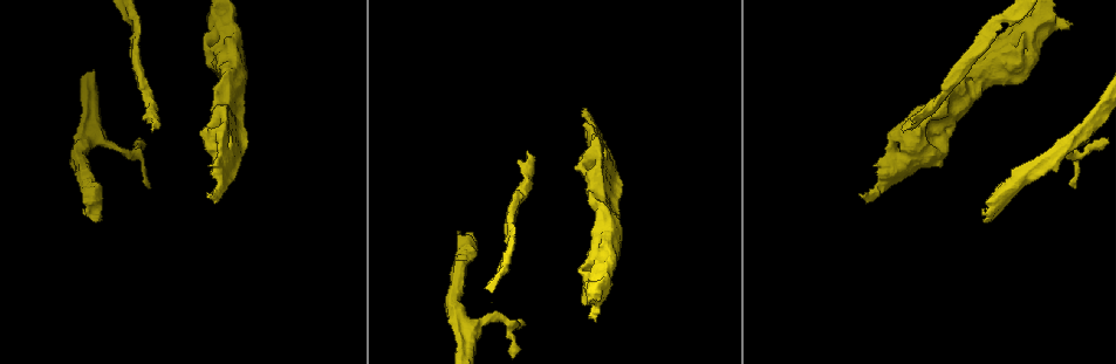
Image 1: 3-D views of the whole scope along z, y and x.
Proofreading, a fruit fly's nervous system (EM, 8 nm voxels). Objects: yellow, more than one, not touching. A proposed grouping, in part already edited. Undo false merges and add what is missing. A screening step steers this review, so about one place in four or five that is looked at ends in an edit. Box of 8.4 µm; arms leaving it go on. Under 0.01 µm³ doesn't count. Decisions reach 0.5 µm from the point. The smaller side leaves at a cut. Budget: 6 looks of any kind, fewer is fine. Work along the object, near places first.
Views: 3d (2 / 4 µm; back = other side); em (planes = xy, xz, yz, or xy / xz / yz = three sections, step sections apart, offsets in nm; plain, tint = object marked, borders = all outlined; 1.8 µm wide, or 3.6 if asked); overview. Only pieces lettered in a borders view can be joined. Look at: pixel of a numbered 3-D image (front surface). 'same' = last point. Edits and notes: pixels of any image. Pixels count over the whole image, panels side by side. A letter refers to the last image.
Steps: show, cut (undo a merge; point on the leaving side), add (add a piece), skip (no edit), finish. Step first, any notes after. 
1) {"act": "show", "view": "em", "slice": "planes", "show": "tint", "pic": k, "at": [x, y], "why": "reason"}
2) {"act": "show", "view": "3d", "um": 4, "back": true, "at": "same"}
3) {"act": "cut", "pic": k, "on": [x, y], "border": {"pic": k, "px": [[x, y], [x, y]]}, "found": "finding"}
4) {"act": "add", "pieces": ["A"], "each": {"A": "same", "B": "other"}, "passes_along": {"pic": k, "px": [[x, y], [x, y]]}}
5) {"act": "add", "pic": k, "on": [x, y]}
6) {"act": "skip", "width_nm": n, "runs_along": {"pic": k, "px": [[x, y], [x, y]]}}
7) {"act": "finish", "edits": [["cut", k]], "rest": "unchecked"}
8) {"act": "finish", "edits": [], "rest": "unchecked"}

{"act": "show", "view": "em", "slice": "xz", "step": 16, "show": "tint", "pic": 1, "at": [994, 203], "why": "sudden change in width"}

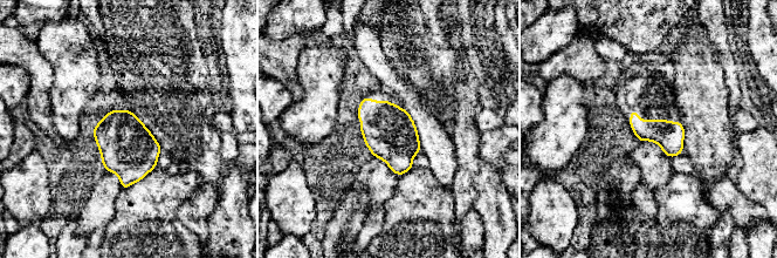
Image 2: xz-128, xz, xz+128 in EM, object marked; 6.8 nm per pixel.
{"act": "show", "view": "em", "slice": "planes", "show": "borders", "at": "same"}

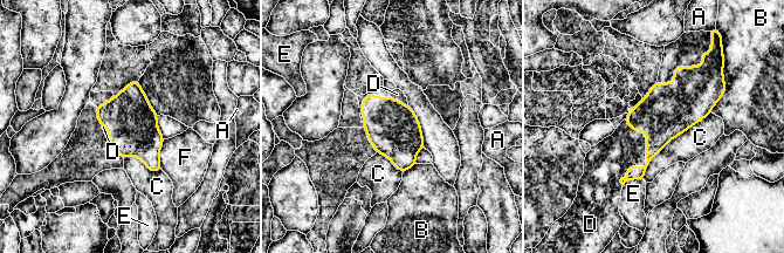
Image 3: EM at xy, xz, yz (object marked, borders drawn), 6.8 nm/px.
{"act": "add", "pieces": ["D"], "each": {"A": "other", "B": "other", "C": "other", "D": "same", "E": "other", "F": "other"}, "passes_along": {"pic": 3, "px": [[661, 121], [646, 154], [611, 158]]}, "found": "it goes on there"}

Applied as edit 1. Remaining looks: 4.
{"act": "show", "view": "3d", "um": 4, "pic": 1, "at": [1073, 23], "why": "stops while still wide"}

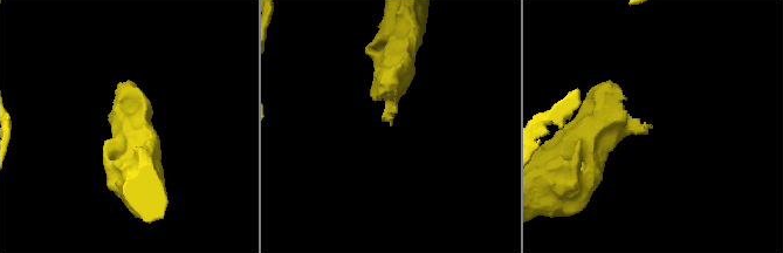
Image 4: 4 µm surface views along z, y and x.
{"act": "show", "view": "em", "slice": "xy", "step": 16, "show": "plain", "pic": 4, "at": [392, 124]}

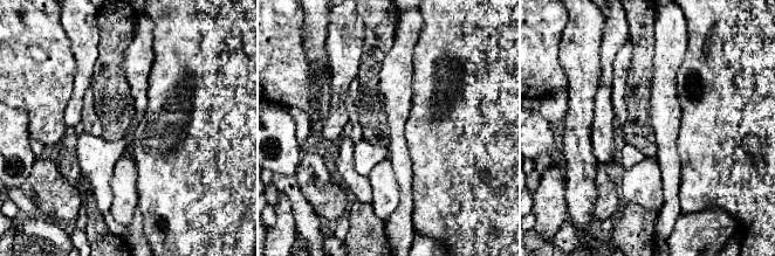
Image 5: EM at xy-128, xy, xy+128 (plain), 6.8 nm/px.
{"act": "show", "view": "em", "slice": "xy", "step": 16, "show": "borders", "at": "same"}

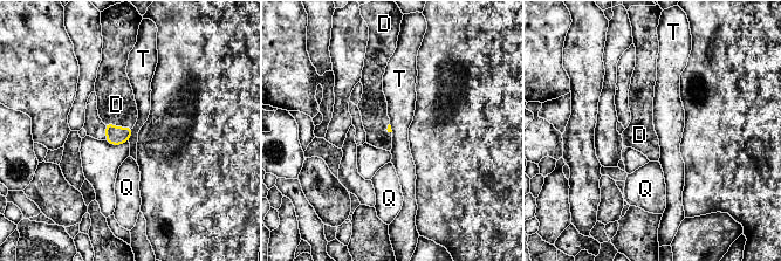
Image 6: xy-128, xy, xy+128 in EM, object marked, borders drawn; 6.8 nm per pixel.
{"act": "add", "pieces": ["D"], "each": {"D": "same", "Q": "other", "T": "other"}, "passes_along": {"pic": 6, "px": [[115, 136], [118, 128], [116, 104]]}, "found": "the neuron continues"}

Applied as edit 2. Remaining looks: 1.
{"act": "show", "view": "em", "slice": "planes", "show": "borders", "pic": 1, "at": [953, 102], "why": "narrows sharply"}

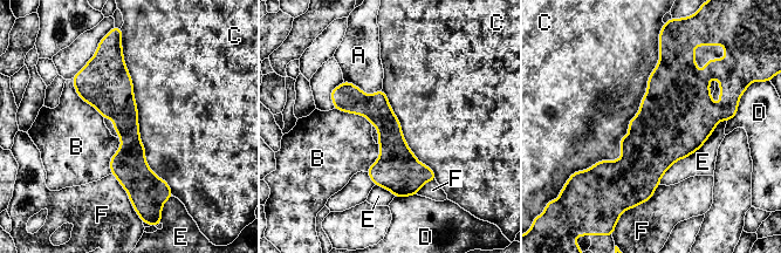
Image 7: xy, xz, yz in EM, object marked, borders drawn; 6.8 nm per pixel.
{"act": "skip", "longest_contact_nm": ["C", 1000], "each": {"A": "other", "B": "other", "C": "other", "D": "other", "E": "other", "F": "other"}, "border": {"pic": 7, "px": [[659, 49], [621, 157], [582, 171]]}, "found": "all the same neuron"}

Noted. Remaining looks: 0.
{"act": "finish", "edits": [["add", 3], ["add", 6]], "rest": "unchecked"}

